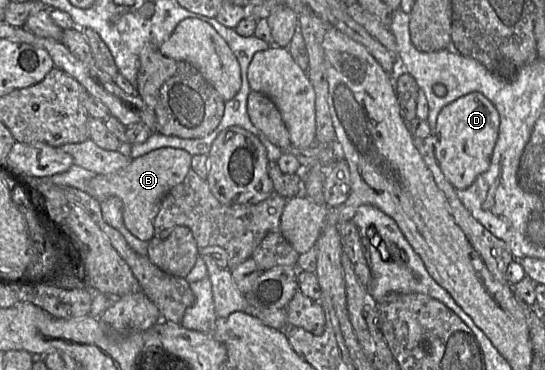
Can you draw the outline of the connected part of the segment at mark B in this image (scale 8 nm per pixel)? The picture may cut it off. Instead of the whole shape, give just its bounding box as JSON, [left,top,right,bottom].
[86,147,192,242]

